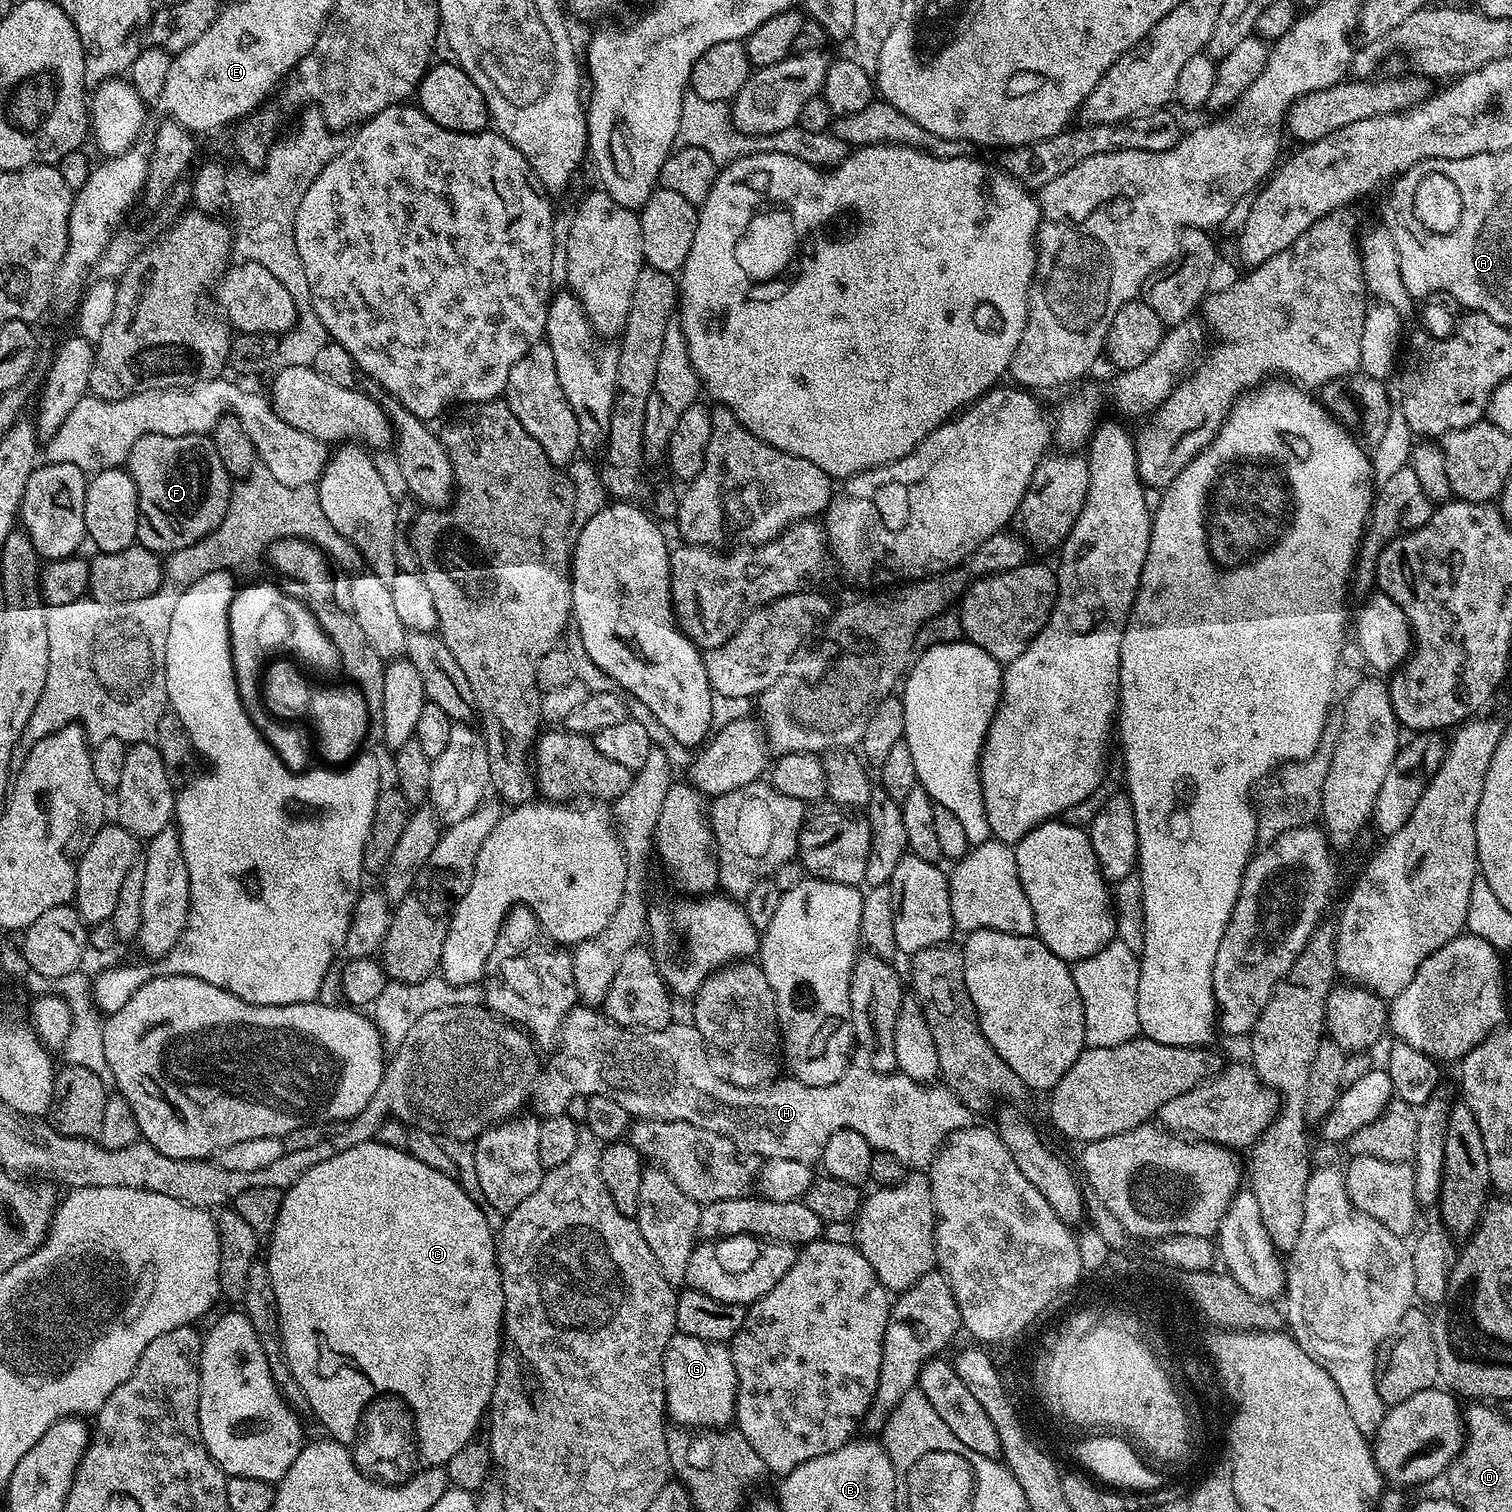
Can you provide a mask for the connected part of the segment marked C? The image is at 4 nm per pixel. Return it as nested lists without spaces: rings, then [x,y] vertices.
[[[373,1138],[365,1144],[350,1146],[350,1150],[342,1150],[342,1154],[326,1158],[326,1162],[318,1162],[314,1170],[306,1170],[306,1174],[302,1174],[302,1178],[298,1178],[298,1182],[294,1182],[294,1186],[284,1192],[278,1222],[267,1241],[266,1258],[270,1282],[273,1283],[277,1299],[282,1346],[285,1347],[290,1372],[301,1387],[310,1412],[320,1419],[321,1426],[328,1431],[325,1433],[331,1439],[345,1446],[351,1445],[359,1430],[364,1409],[384,1393],[401,1395],[408,1397],[412,1407],[416,1408],[415,1443],[419,1455],[424,1455],[429,1465],[444,1466],[476,1435],[492,1403],[502,1355],[500,1340],[502,1344],[504,1331],[504,1295],[500,1267],[496,1261],[496,1236],[494,1228],[488,1225],[489,1213],[467,1196],[456,1176],[447,1176],[426,1166],[426,1162],[418,1162],[418,1158],[414,1158],[403,1147],[391,1148],[378,1141]]]

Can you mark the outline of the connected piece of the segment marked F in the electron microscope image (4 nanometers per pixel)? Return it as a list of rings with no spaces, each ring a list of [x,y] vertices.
[[[146,434],[134,442],[126,461],[126,471],[134,478],[138,490],[138,543],[146,550],[157,554],[171,554],[186,546],[194,546],[202,538],[209,536],[230,506],[234,487],[233,477],[228,475],[218,450],[207,435],[203,436],[167,436],[166,434]]]

